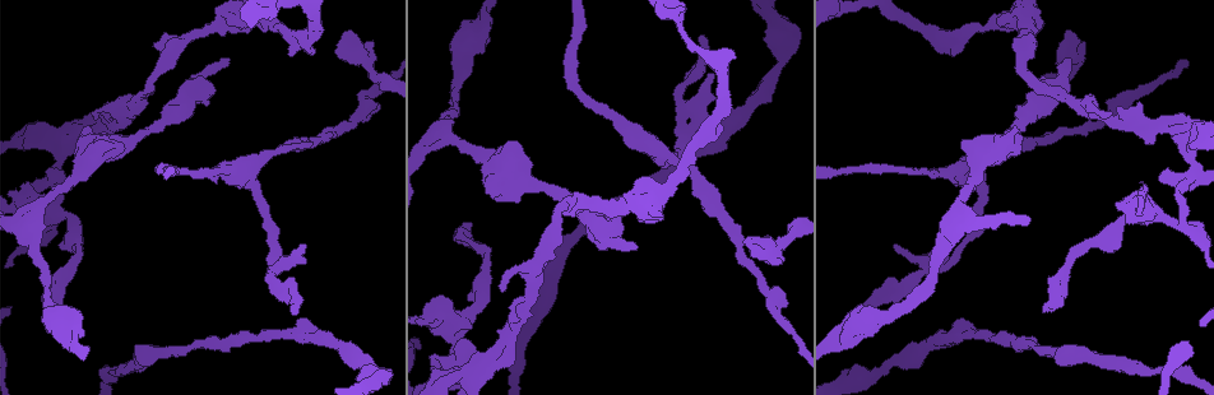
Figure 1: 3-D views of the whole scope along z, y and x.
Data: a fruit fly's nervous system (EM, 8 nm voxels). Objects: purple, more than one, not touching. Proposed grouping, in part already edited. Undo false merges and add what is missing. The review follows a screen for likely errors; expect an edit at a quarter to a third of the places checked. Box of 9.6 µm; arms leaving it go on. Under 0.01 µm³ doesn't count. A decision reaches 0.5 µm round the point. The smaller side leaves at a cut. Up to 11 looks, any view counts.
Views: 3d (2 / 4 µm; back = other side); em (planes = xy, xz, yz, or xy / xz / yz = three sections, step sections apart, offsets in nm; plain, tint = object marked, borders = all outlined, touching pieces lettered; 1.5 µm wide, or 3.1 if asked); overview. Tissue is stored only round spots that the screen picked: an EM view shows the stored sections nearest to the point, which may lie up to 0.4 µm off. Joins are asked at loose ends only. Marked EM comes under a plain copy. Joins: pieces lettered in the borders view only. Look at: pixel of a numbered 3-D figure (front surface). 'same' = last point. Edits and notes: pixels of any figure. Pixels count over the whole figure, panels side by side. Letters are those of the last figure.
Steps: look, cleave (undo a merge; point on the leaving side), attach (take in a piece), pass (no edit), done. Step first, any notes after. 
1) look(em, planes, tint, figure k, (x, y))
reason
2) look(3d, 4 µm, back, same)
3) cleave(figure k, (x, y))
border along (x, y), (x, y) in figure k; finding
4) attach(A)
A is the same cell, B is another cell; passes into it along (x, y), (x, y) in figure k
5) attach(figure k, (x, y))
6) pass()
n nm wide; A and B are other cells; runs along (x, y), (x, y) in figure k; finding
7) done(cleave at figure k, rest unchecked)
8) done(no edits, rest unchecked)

look(3d, 2 µm, figure 1, (228, 57))
branch stops here

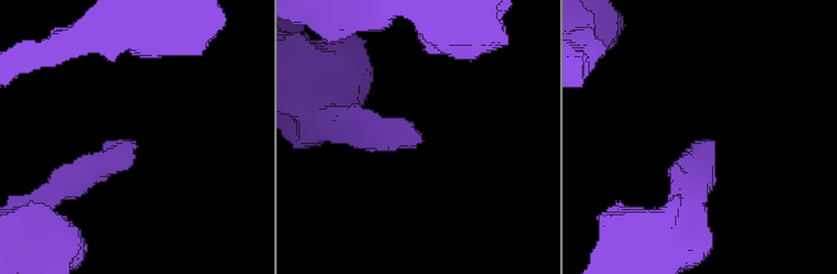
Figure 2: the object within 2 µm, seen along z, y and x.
look(em, xy, step 4, borders, figure 2, (410, 145))
need the tissue

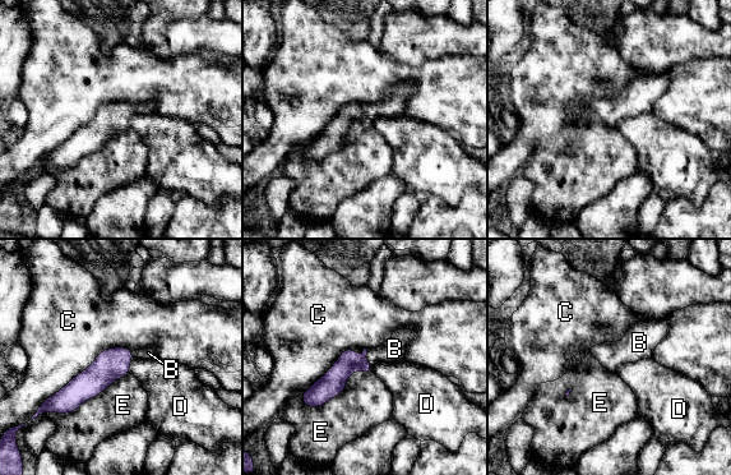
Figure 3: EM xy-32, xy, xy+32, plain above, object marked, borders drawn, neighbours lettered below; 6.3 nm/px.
look(em, planes, borders, same)

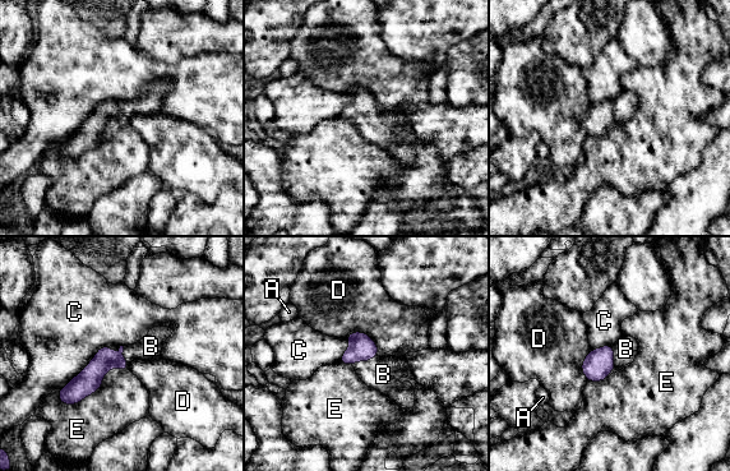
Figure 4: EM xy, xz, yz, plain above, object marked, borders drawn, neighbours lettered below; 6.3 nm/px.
attach(B)
B is the same cell, A, C, D and E are other cells; passes into it along (363, 349), (364, 360), (383, 374) in figure 4; the neuron continues

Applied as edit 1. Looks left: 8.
look(overview)

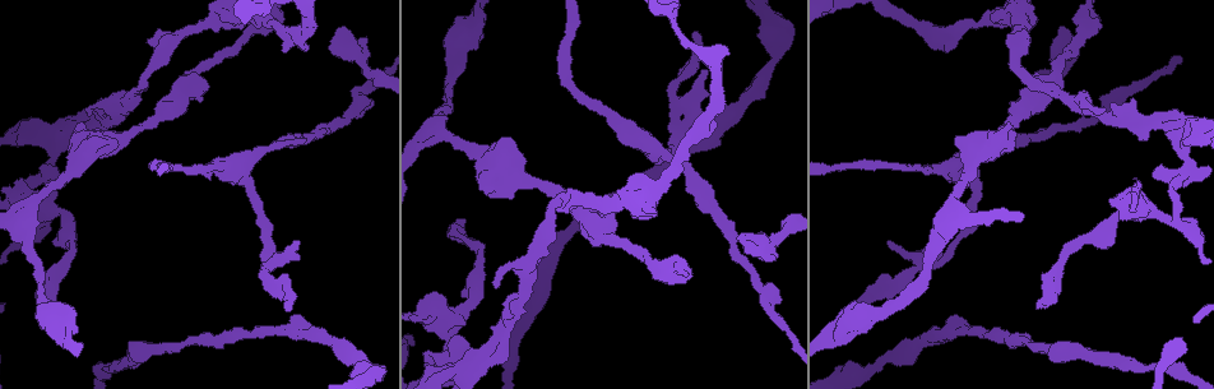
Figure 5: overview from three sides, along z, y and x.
look(em, planes, borders, figure 5, (107, 120))
sharp bend

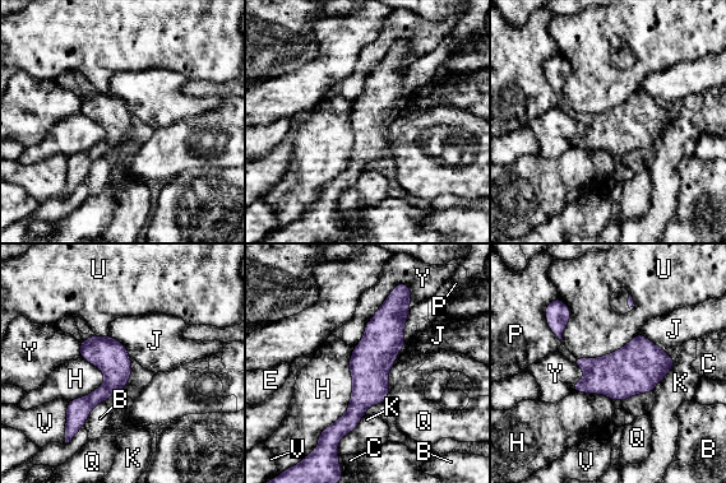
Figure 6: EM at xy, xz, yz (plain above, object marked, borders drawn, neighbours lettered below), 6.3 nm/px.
pass()
260 nm wide; B, C, E, H, J, K, P, Q, U, V and Y are other cells; border along (638, 333), (610, 353), (576, 357) in figure 6; all the same neuron

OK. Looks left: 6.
look(em, xz, step 8, tint, figure 5, (462, 219))
branch stops here

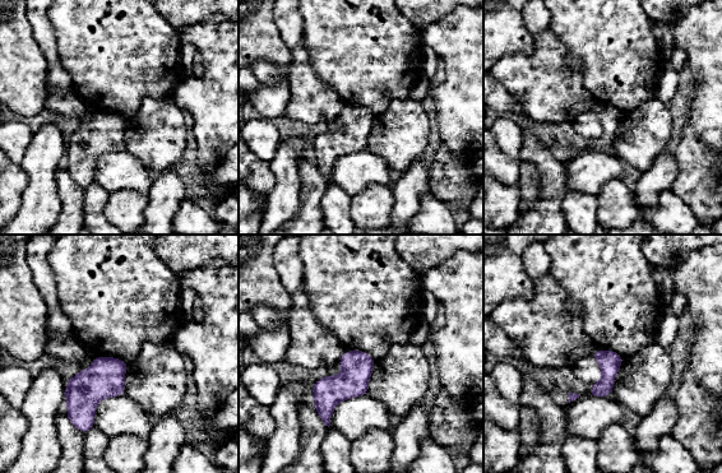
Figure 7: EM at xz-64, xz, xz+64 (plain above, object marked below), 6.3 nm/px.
look(em, planes, borders, same)

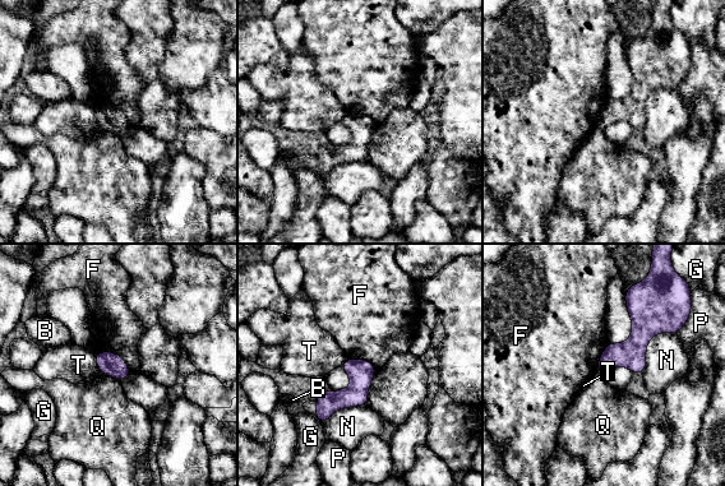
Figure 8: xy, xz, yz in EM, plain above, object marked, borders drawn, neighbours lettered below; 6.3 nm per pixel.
pass()
N touches over 340 nm; B, F, G, N, P, Q and T are other cells; no lettered piece goes on from it

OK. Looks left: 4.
look(em, yz, step 4, borders, figure 5, (288, 310))

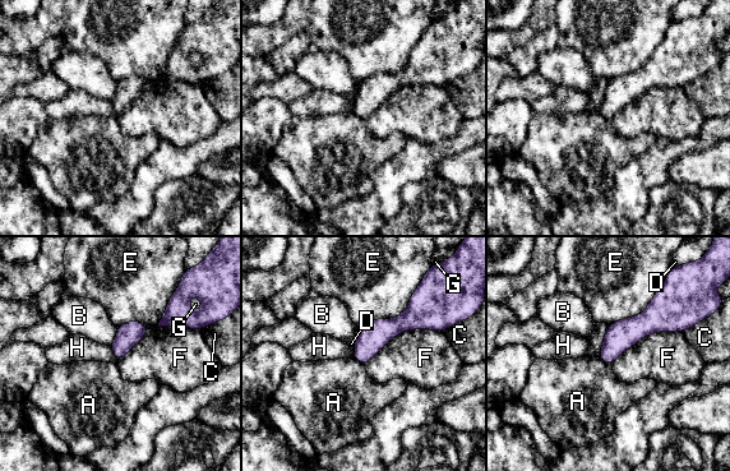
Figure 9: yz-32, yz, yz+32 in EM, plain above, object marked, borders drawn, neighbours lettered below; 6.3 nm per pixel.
pass()
140 nm wide; A, B, C, D, E, F, G and H are other cells; border along (599, 358), (610, 365) in figure 9; none of them fits

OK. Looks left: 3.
done(attach at figure 4, rest unchecked)

